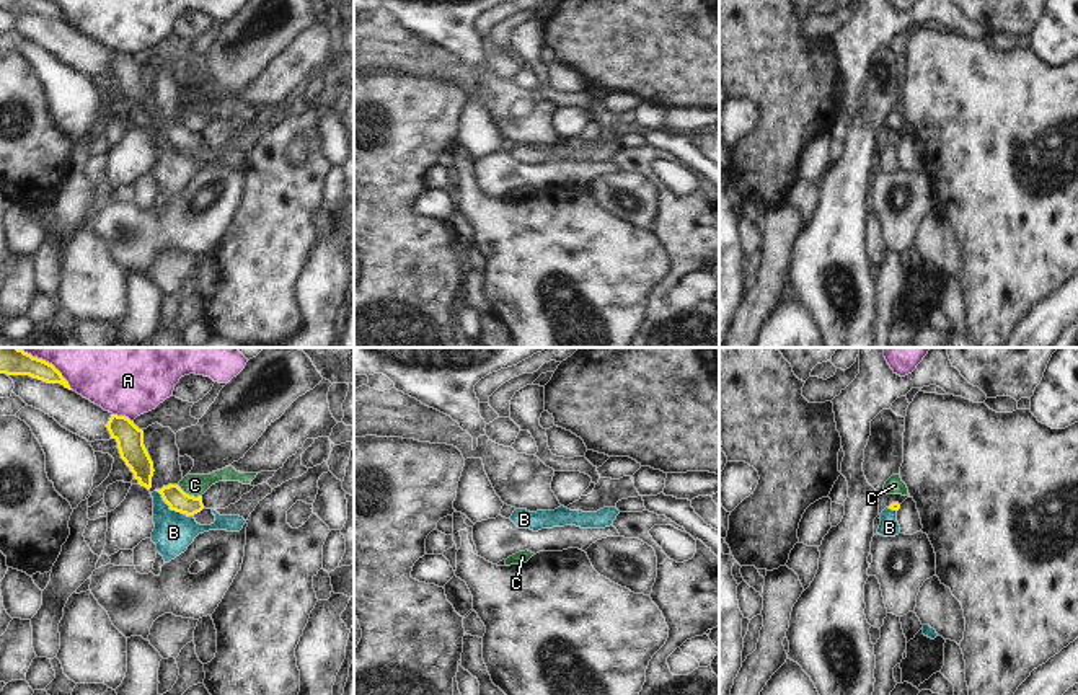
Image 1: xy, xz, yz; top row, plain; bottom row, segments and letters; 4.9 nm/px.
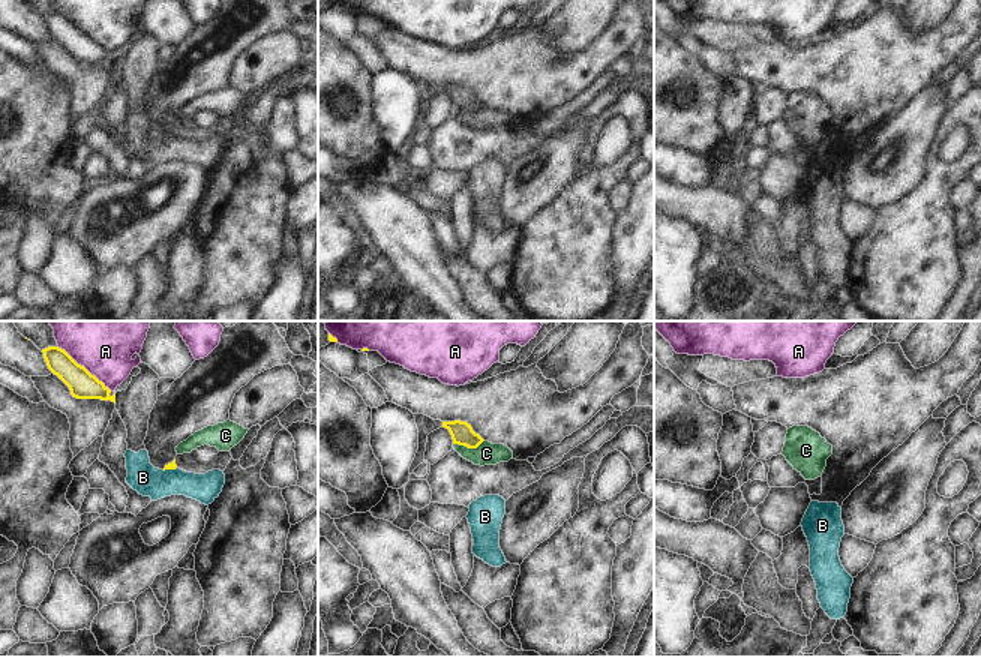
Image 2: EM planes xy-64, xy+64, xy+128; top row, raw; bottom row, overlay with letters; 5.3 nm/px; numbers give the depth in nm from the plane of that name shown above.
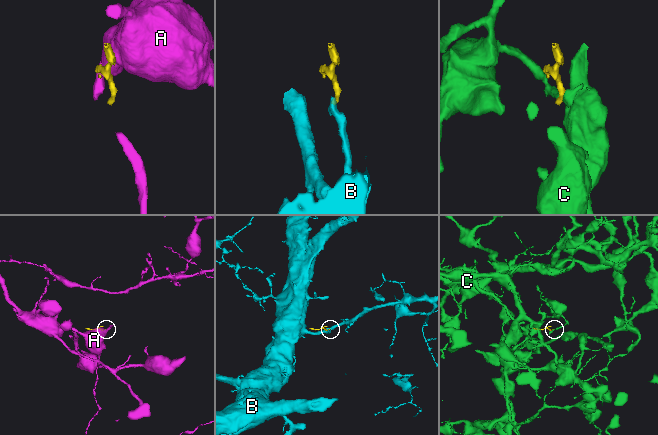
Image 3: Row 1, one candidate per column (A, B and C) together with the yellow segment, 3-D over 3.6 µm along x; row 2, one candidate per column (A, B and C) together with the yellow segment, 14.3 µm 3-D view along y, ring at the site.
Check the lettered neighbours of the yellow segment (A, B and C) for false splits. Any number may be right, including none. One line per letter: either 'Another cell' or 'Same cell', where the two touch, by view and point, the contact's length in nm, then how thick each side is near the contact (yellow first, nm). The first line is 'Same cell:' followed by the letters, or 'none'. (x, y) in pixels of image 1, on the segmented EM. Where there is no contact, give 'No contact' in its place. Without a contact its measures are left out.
Same cell: none
A: Another cell. Touches yellow at xy (123, 416). Shared border 110 nm. Thickness 140 nm (yellow) against 480 nm
B: Another cell. Touches yellow at xy (168, 504). Shared border 190 nm. Thickness 100 nm (yellow) against 200 nm
C: Another cell. Touches yellow at xy (188, 495). Shared border 140 nm. Thickness 100 nm (yellow) against 110 nm

